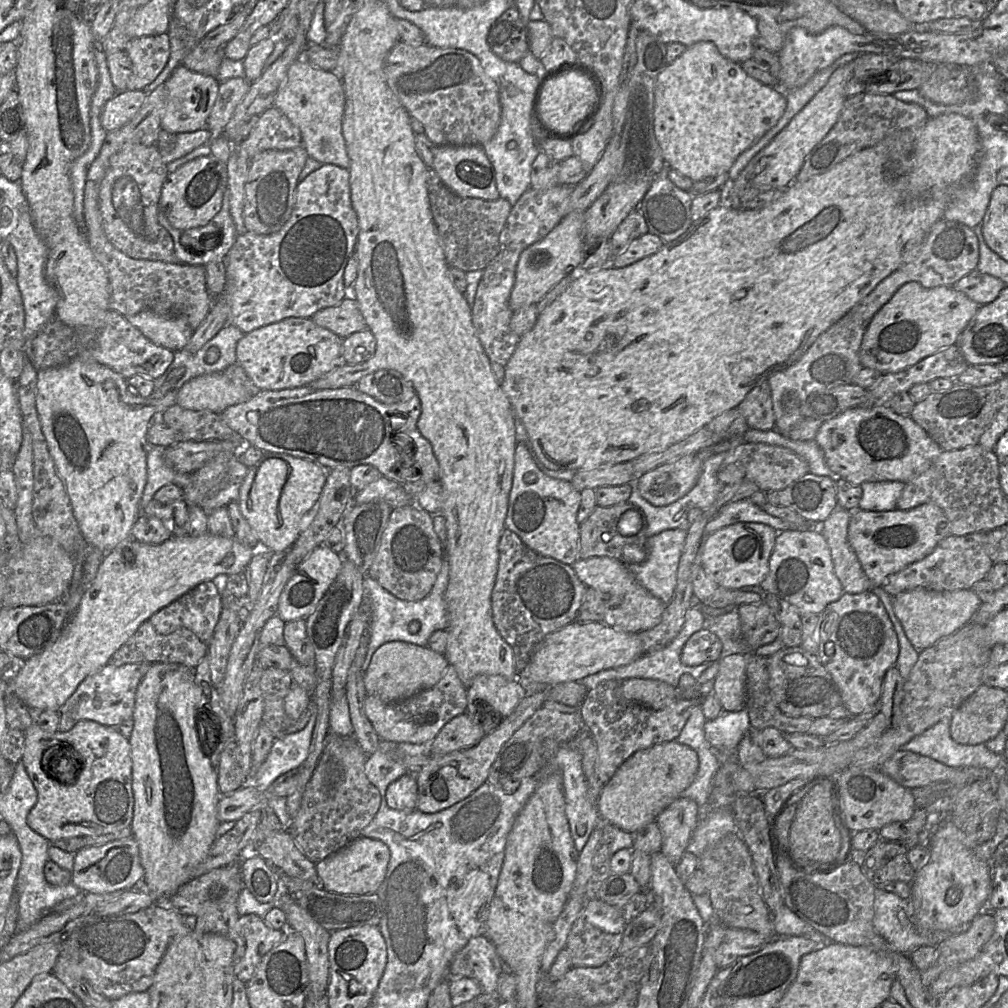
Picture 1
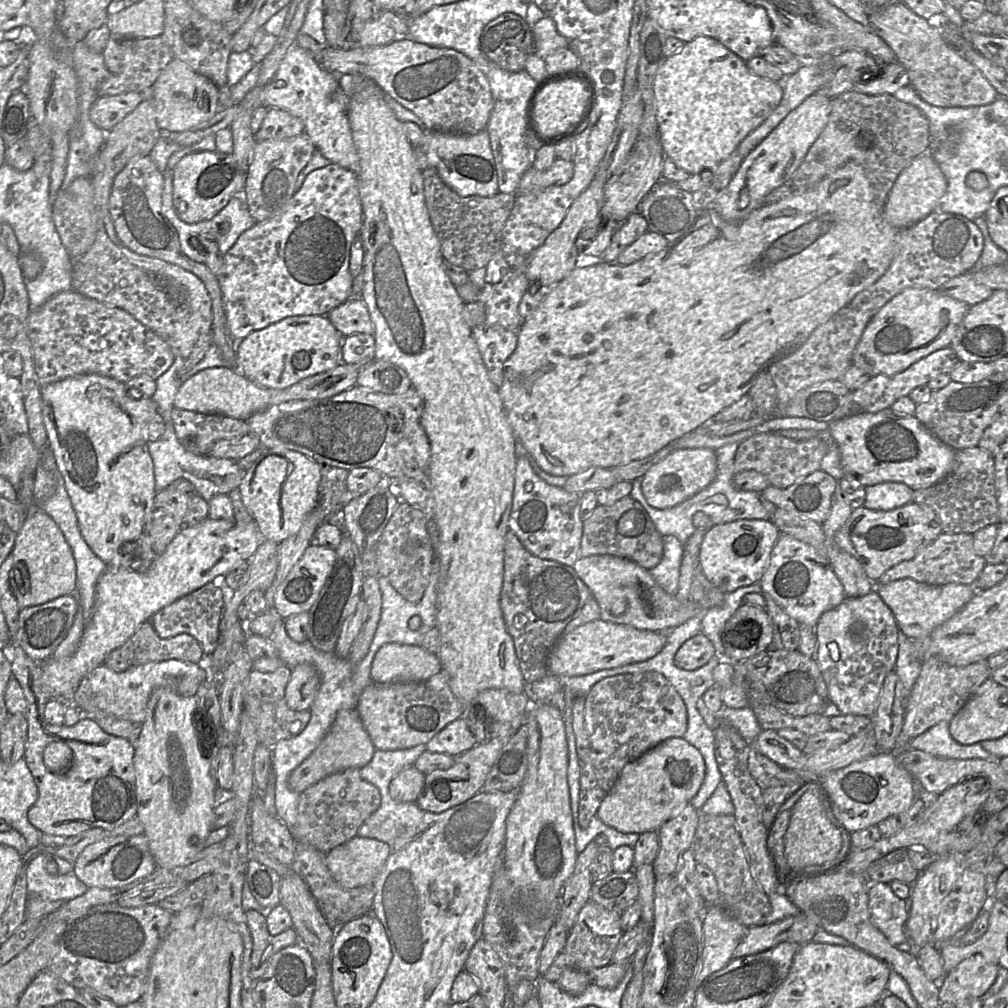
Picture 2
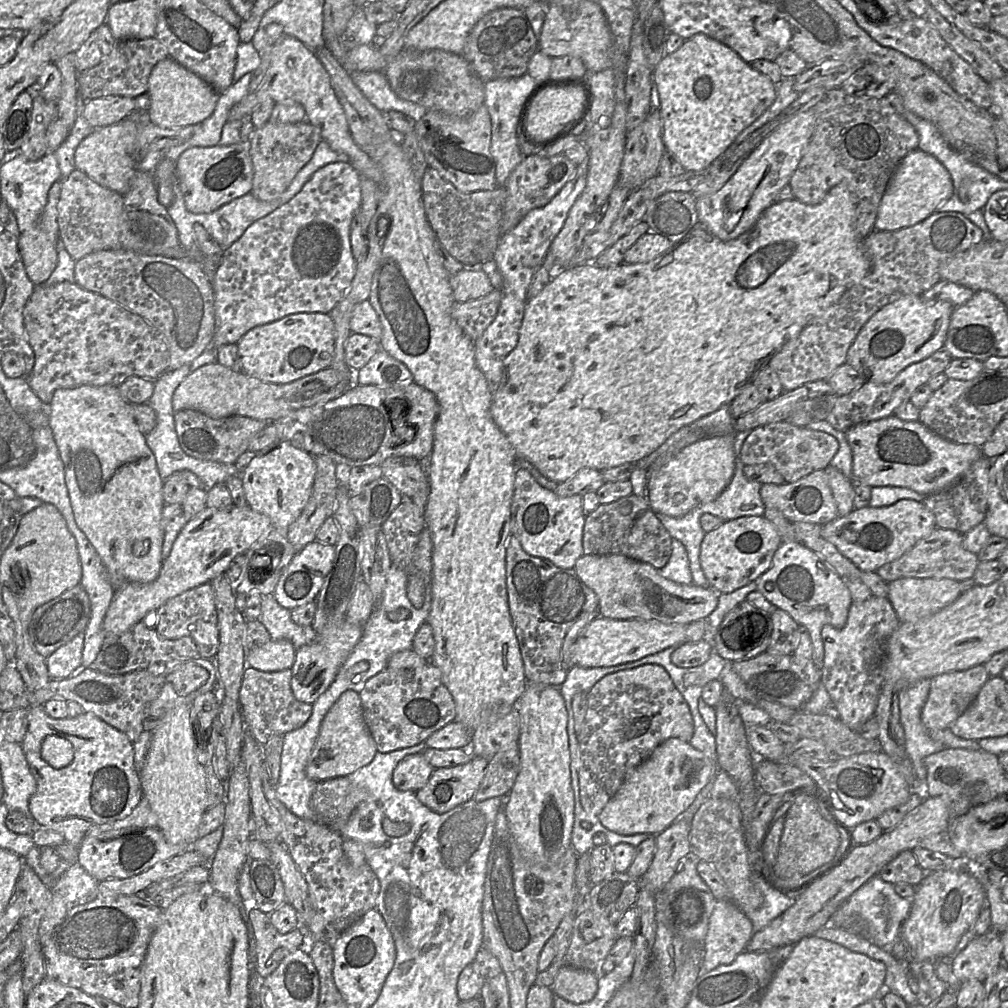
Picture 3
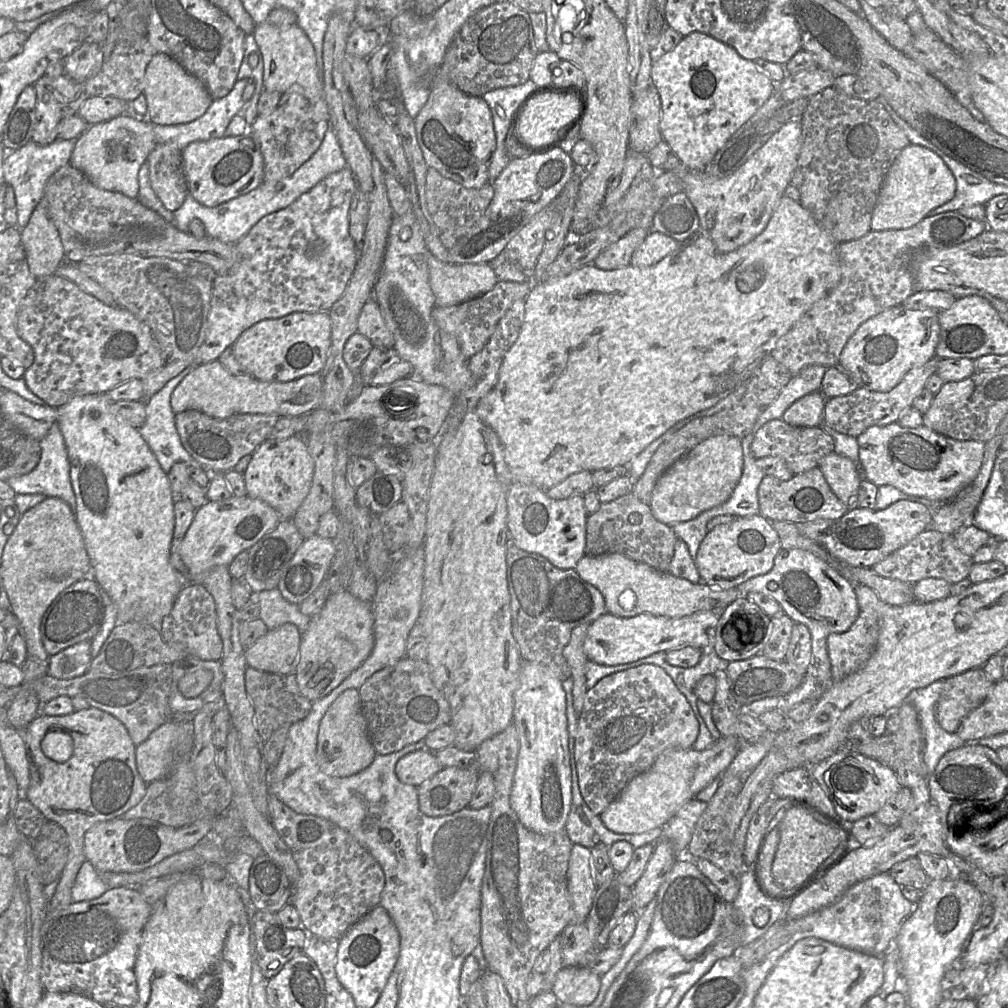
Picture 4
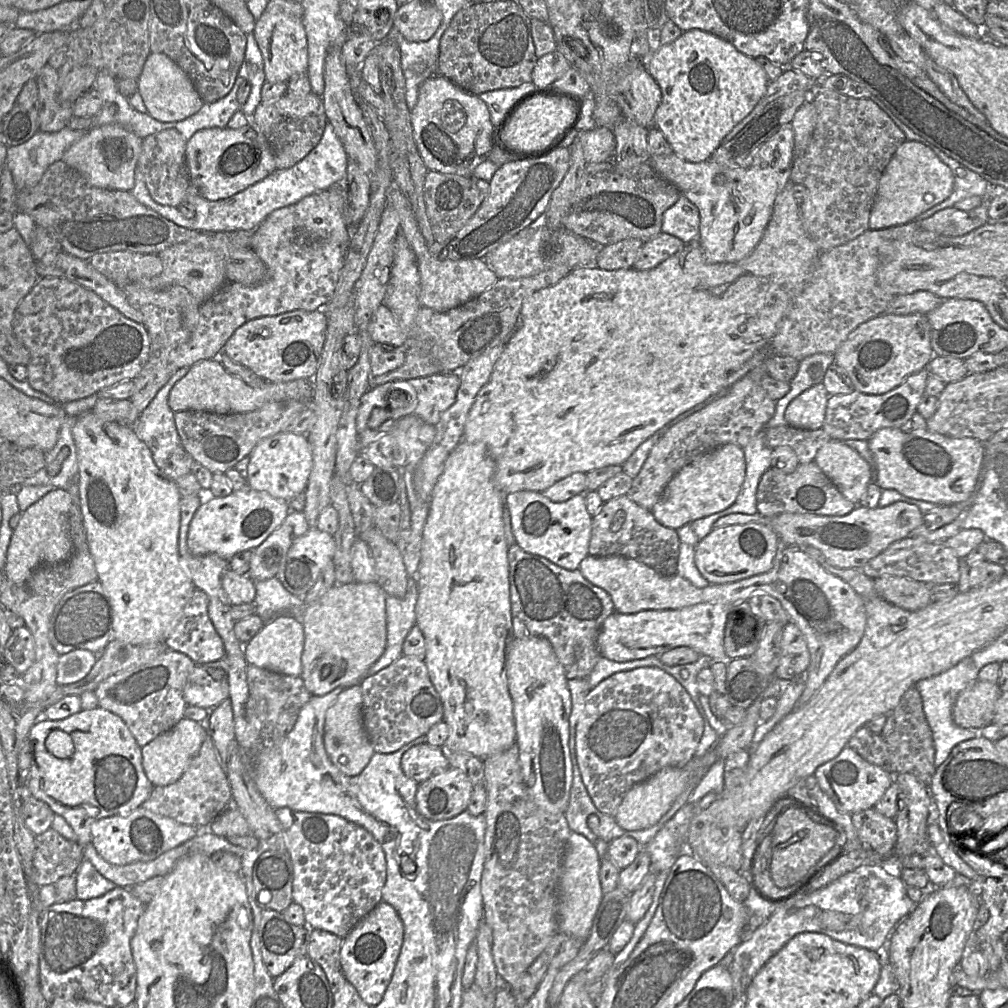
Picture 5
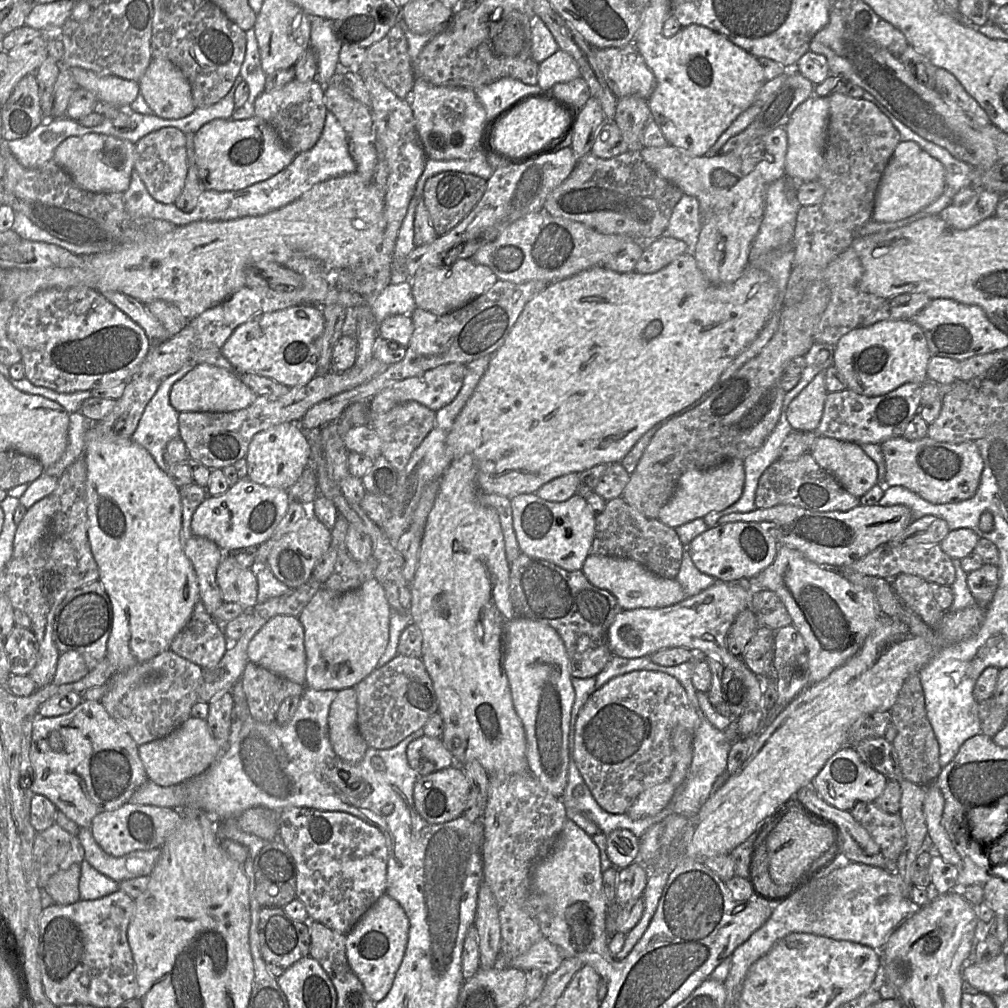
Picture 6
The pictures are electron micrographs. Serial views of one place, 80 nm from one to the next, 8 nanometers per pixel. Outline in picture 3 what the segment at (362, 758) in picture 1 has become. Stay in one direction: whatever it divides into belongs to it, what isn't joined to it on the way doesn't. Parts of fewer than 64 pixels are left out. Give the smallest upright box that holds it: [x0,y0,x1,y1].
[310,776,367,830]

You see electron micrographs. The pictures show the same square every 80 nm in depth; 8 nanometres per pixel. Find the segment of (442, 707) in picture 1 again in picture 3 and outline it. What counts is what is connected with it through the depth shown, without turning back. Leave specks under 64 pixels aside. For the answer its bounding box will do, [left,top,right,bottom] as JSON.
[359,662,456,753]

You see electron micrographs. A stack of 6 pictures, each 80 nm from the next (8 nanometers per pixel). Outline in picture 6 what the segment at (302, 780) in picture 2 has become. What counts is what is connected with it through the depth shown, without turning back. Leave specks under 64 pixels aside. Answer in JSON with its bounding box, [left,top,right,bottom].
[328,688,368,763]

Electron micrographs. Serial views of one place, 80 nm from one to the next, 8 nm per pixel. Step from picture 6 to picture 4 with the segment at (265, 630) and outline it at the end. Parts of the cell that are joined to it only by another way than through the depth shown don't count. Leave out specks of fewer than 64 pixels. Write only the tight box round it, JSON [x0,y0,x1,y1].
[245,623,301,674]

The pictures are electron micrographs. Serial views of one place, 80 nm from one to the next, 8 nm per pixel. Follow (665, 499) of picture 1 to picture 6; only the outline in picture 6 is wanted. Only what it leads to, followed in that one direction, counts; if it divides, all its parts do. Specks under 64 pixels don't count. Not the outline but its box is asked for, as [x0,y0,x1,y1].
[658,458,745,528]

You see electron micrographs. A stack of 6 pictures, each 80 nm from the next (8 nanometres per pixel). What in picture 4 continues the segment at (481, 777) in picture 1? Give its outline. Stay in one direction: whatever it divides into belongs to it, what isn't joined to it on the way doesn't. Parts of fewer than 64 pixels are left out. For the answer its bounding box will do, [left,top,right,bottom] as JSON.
[417,767,478,817]

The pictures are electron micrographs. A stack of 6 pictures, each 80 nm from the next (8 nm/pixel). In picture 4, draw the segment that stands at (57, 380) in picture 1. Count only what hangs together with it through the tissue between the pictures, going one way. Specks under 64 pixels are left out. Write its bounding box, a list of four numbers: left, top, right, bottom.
[57,394,187,627]

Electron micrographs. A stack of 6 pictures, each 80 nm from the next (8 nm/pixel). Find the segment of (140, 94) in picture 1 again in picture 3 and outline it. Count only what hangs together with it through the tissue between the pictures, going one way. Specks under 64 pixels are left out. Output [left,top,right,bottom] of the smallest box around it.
[83,96,135,127]

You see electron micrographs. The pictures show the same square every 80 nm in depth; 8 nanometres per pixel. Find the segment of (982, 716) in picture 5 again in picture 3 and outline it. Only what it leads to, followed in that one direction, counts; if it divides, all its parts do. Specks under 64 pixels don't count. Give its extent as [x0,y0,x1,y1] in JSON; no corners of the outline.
[921,665,990,730]

